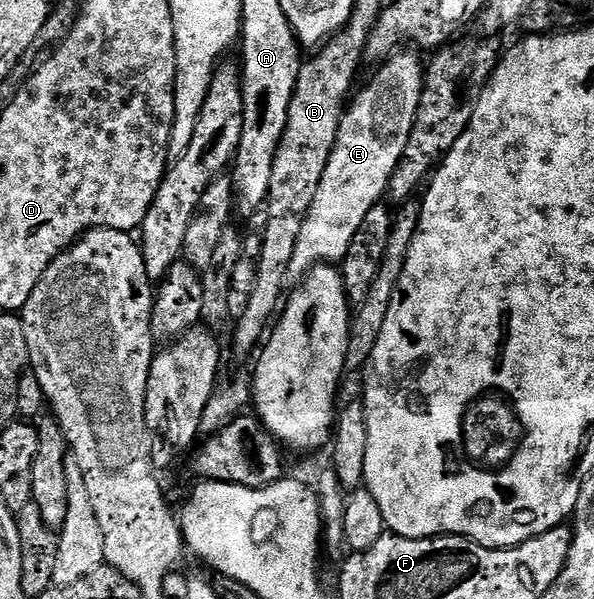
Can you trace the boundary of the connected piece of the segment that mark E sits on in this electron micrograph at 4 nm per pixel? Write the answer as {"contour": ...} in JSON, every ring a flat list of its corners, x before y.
{"contour":[[410,49,395,51,375,70,378,72,371,77,370,84,362,92,359,90,347,106,332,157,328,157,328,169,324,169,324,177,320,177,320,189,316,189,316,197,312,197,312,209,308,209,304,229,300,229,300,238,296,240,291,280,301,280,316,266,341,261,348,253,348,245,352,245,352,237,356,237,356,229,360,229,364,217,368,217,368,209,383,202,404,145,408,145,426,80,424,59,422,63,421,57,413,53,418,54]]}

